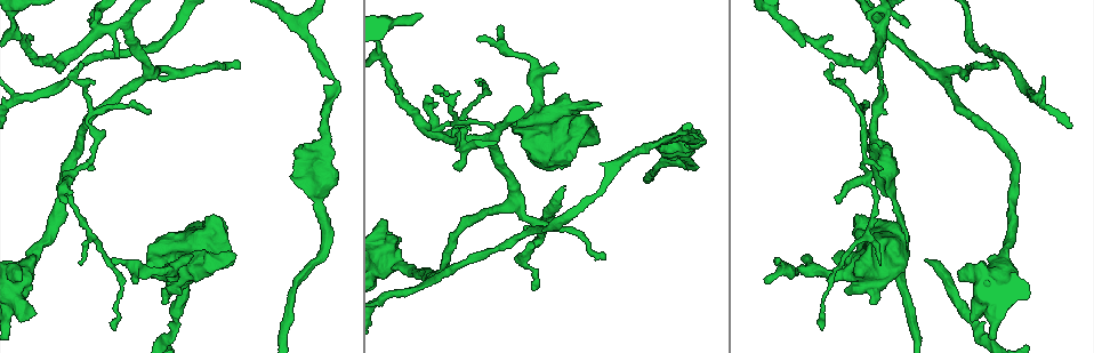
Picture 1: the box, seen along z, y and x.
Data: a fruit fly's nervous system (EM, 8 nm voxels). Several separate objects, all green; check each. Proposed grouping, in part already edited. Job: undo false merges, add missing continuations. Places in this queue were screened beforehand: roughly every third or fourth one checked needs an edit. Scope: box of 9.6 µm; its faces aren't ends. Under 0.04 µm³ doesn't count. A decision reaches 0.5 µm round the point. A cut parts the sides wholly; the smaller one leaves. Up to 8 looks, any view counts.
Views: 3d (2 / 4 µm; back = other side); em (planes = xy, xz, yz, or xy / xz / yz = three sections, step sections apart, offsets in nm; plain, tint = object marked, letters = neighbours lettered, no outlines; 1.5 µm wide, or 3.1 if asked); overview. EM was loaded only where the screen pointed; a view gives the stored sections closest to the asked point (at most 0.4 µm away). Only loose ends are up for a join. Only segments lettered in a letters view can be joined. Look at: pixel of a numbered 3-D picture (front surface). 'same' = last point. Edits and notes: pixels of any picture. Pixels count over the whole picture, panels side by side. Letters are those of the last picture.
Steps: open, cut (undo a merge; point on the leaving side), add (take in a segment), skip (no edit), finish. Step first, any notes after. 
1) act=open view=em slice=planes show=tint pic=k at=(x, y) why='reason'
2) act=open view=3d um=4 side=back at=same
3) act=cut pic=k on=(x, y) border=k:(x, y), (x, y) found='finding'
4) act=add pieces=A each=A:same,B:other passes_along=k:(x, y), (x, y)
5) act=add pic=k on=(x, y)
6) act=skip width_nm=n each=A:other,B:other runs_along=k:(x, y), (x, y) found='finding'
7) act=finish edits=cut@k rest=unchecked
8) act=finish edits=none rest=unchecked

act=open view=em slice=xz step=4 show=letters pic=1 at=(458, 170) why='branch stops here'

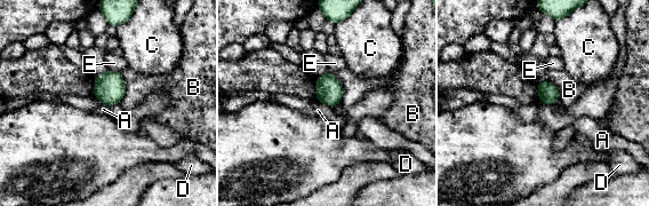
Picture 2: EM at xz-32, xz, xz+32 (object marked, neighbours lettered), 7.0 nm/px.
act=open view=em slice=planes show=letters at=same

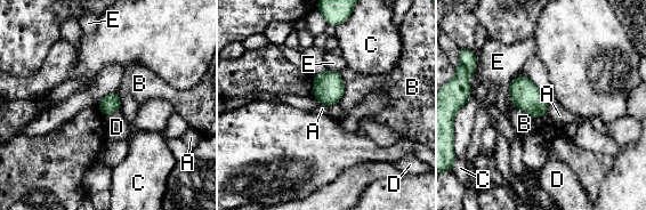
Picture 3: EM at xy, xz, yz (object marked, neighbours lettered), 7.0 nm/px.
act=skip each=A:other,B:other,C:other,D:other,E:other border=3:(549, 102), (546, 112) found='none of them fits'

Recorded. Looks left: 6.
act=open view=3d um=2 pic=1 at=(240, 67) why='thin end'

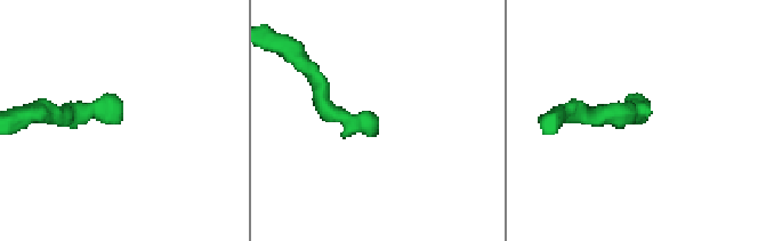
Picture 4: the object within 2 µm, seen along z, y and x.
act=open view=em slice=planes show=letters pic=4 at=(644, 114)

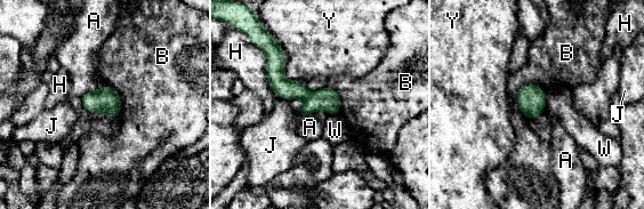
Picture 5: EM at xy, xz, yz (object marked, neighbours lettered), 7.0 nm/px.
act=skip width_nm=160 each=A:other,B:other,H:other,J:other,W:other,Y:other border=5:(98, 88), (86, 93), (81, 97) found='none of them fits'

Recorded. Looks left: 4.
act=open view=em slice=planes show=letters pic=1 at=(430, 99) why='an open end'

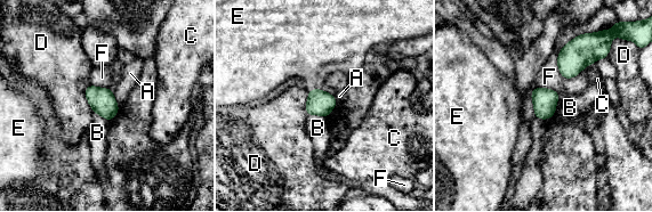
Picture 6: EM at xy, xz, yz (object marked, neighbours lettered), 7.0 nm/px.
act=add pieces=E each=A:other,B:other,C:other,D:other,E:same,F:other passes_along=6:(320, 103), (314, 89), (311, 54) found='it goes on there'

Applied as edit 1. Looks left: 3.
act=finish edits=add@6 rest=unchecked

